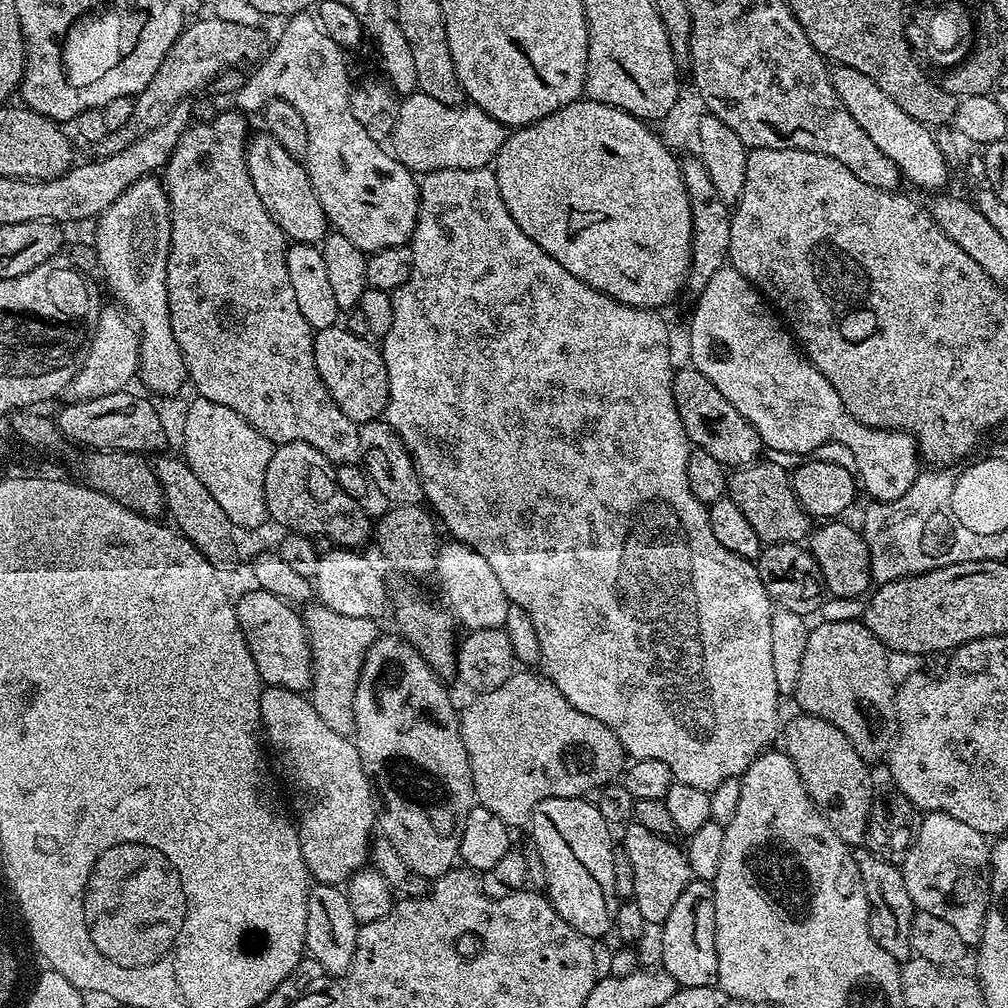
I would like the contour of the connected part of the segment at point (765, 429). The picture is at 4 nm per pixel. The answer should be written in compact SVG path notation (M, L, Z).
M725 266L718 269L717 273L706 282L705 288L695 297L694 302L696 302L696 309L692 312L692 329L688 332L688 352L692 355L692 360L690 360L691 367L697 368L706 378L710 378L710 382L714 382L714 386L718 386L718 390L722 393L722 398L726 398L726 402L730 402L730 406L734 406L734 410L738 410L738 414L742 414L742 418L746 418L746 422L750 422L750 426L754 426L754 430L758 430L761 445L765 449L773 448L776 452L789 452L792 456L800 456L796 458L804 458L809 454L819 453L816 451L823 444L844 444L845 450L852 455L853 461L851 460L851 463L858 473L858 480L862 485L863 491L865 488L872 495L871 499L877 504L894 502L898 498L902 498L902 494L906 494L906 490L910 490L910 486L914 486L916 477L922 471L922 457L917 449L914 437L908 432L902 432L894 428L871 428L862 422L858 422L858 418L854 418L850 414L850 410L846 410L846 406L842 406L842 398L838 398L838 390L834 390L834 386L830 386L830 382L826 382L824 375L810 363L807 356L798 347L791 331L777 319L773 309L766 303L763 295L753 288L752 283L747 278L742 274L738 274L736 268Z

